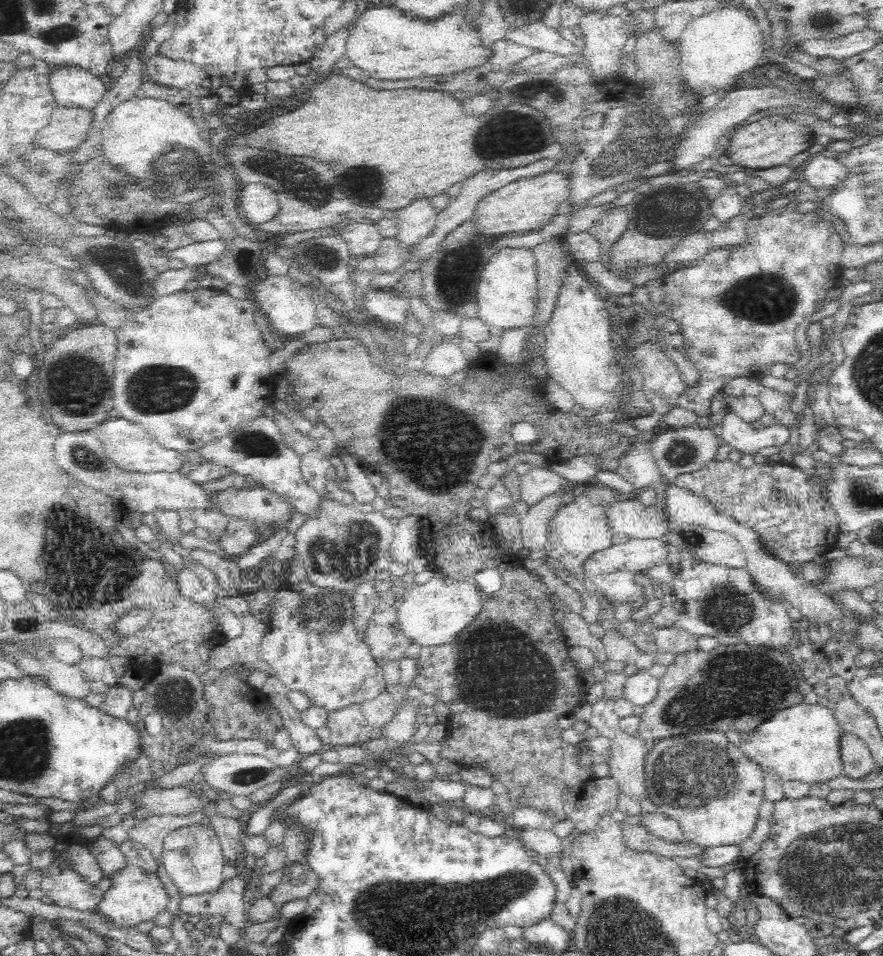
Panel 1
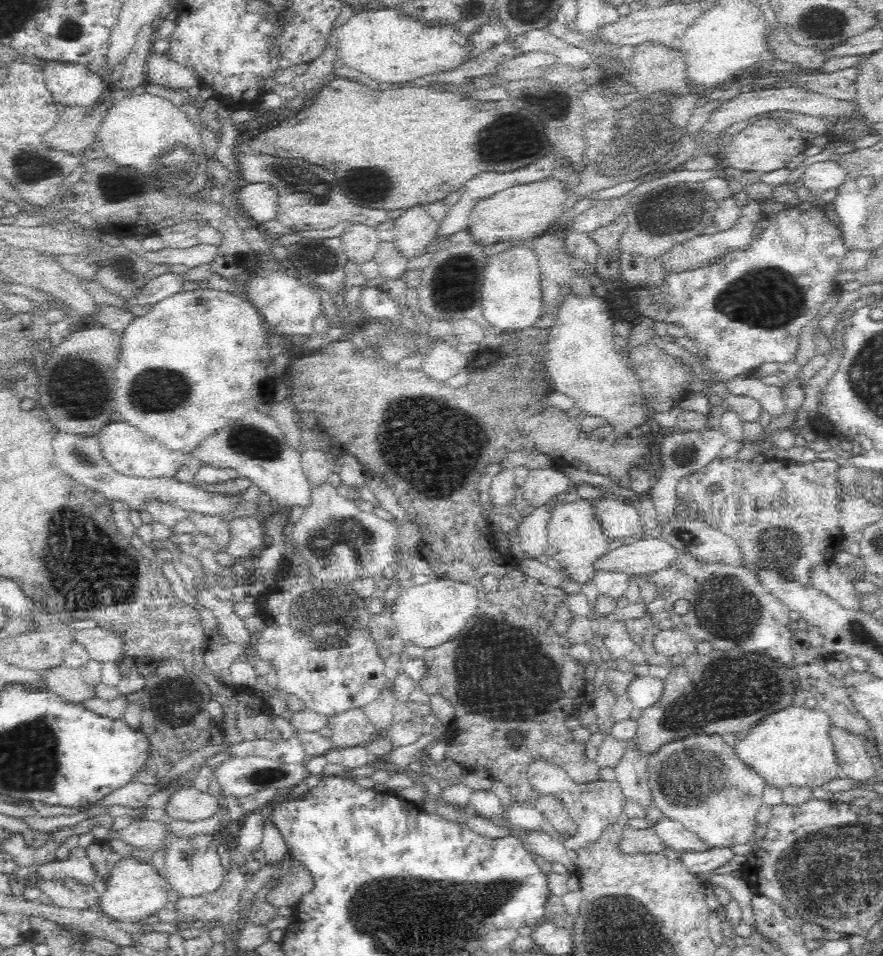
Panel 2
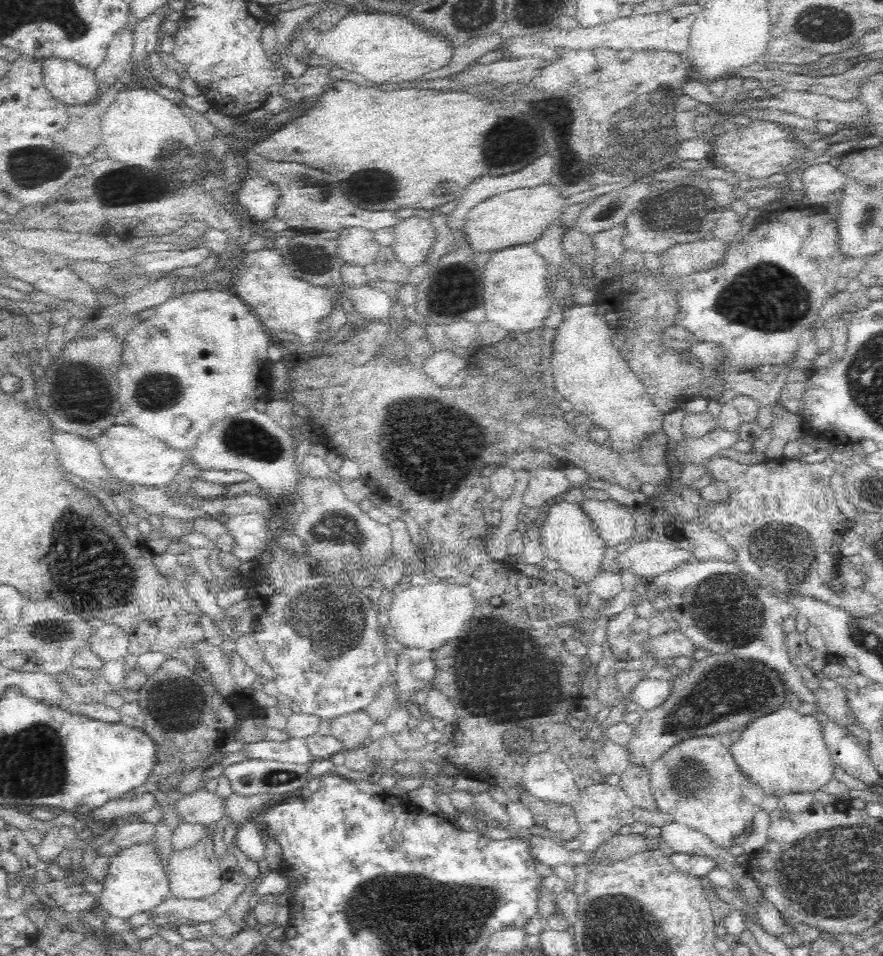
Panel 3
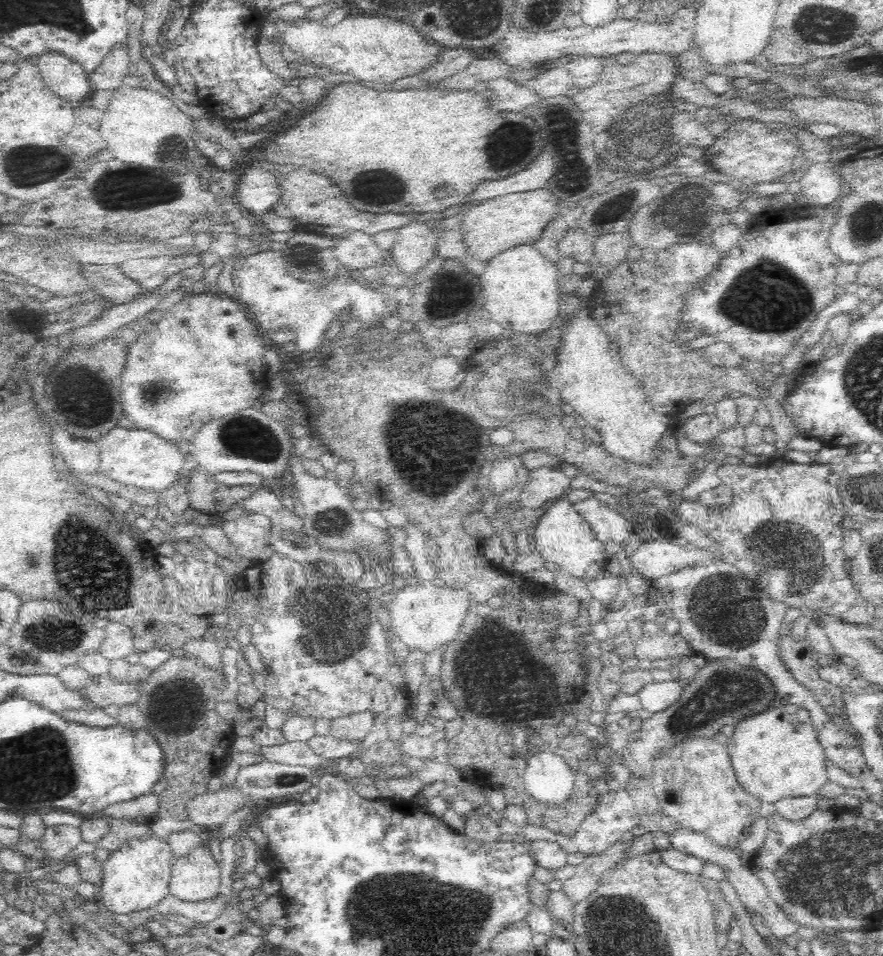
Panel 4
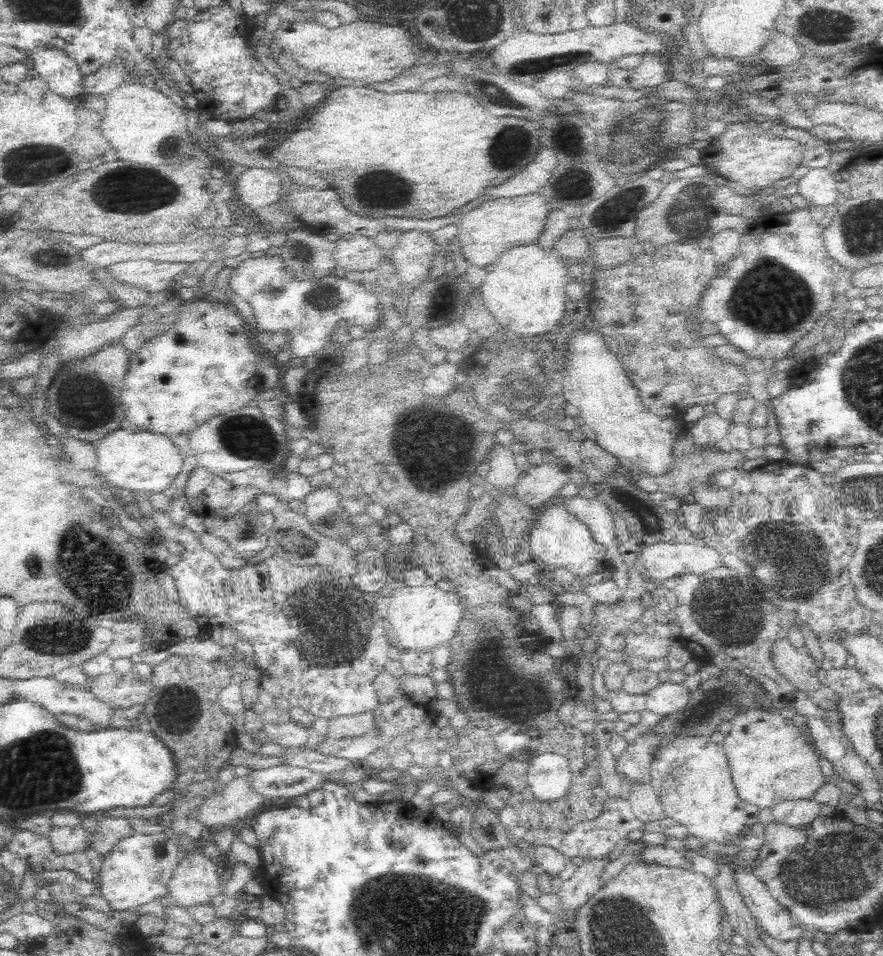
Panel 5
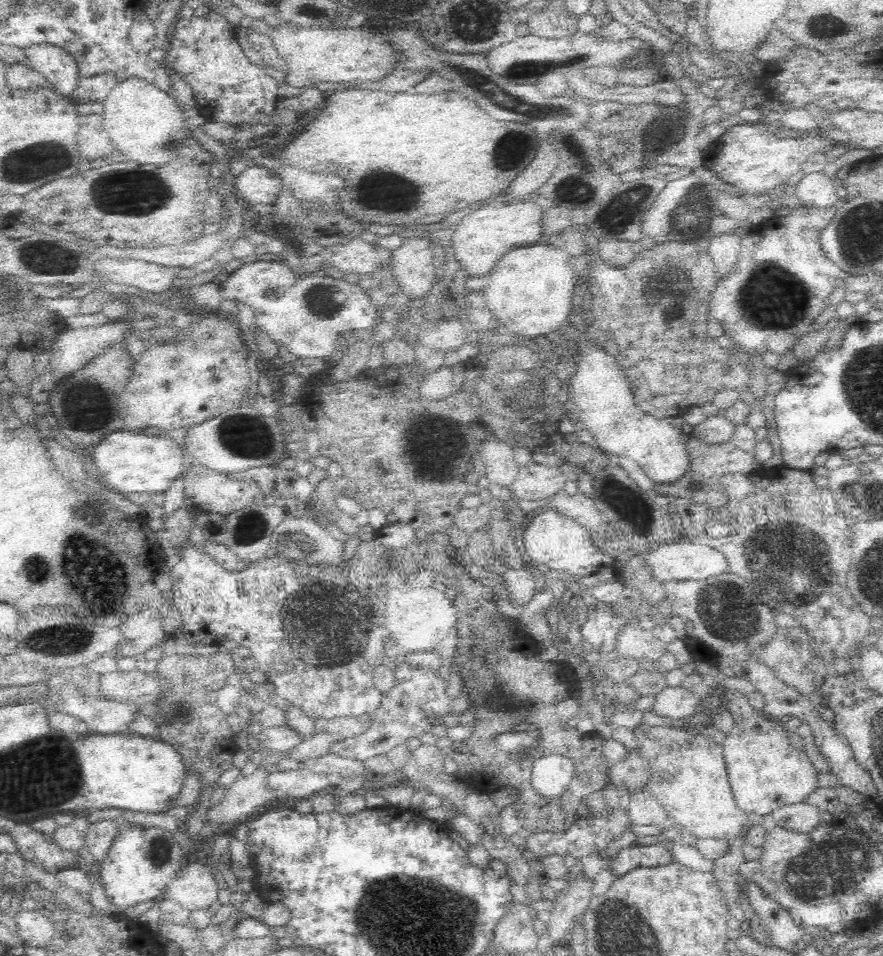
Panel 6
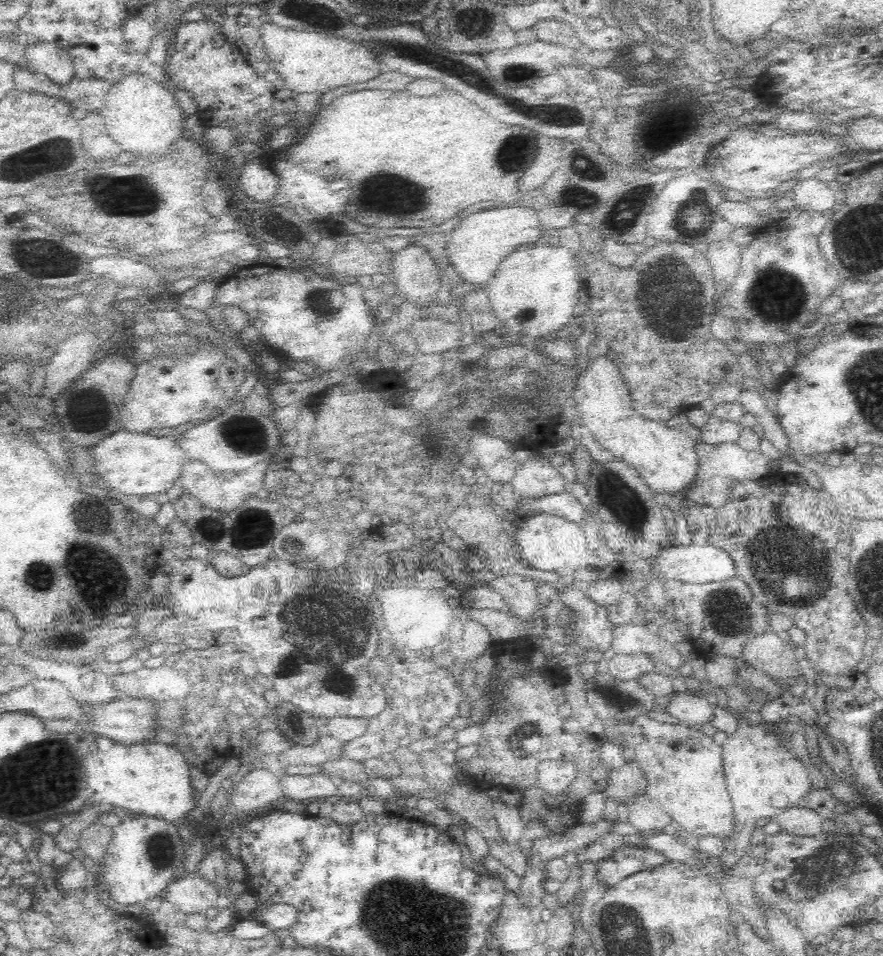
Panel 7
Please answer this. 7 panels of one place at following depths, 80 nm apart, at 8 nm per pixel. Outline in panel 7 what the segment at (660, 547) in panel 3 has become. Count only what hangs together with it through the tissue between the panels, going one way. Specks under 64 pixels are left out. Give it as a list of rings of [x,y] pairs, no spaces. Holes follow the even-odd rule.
[[[672,546],[672,550],[666,550],[658,556],[656,564],[664,572],[667,579],[682,580],[690,584],[706,584],[706,582],[726,582],[738,576],[734,560],[728,552],[718,547],[711,547],[712,554],[708,554],[708,548],[702,550],[698,546]]]

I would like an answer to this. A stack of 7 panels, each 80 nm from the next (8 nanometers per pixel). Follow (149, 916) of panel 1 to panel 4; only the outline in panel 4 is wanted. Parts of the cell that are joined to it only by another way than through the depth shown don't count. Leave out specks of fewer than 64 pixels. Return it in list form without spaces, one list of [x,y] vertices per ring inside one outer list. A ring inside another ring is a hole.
[[[154,832],[124,841],[101,866],[98,901],[114,914],[150,909],[169,895],[172,864],[176,856],[169,841],[158,838]]]

